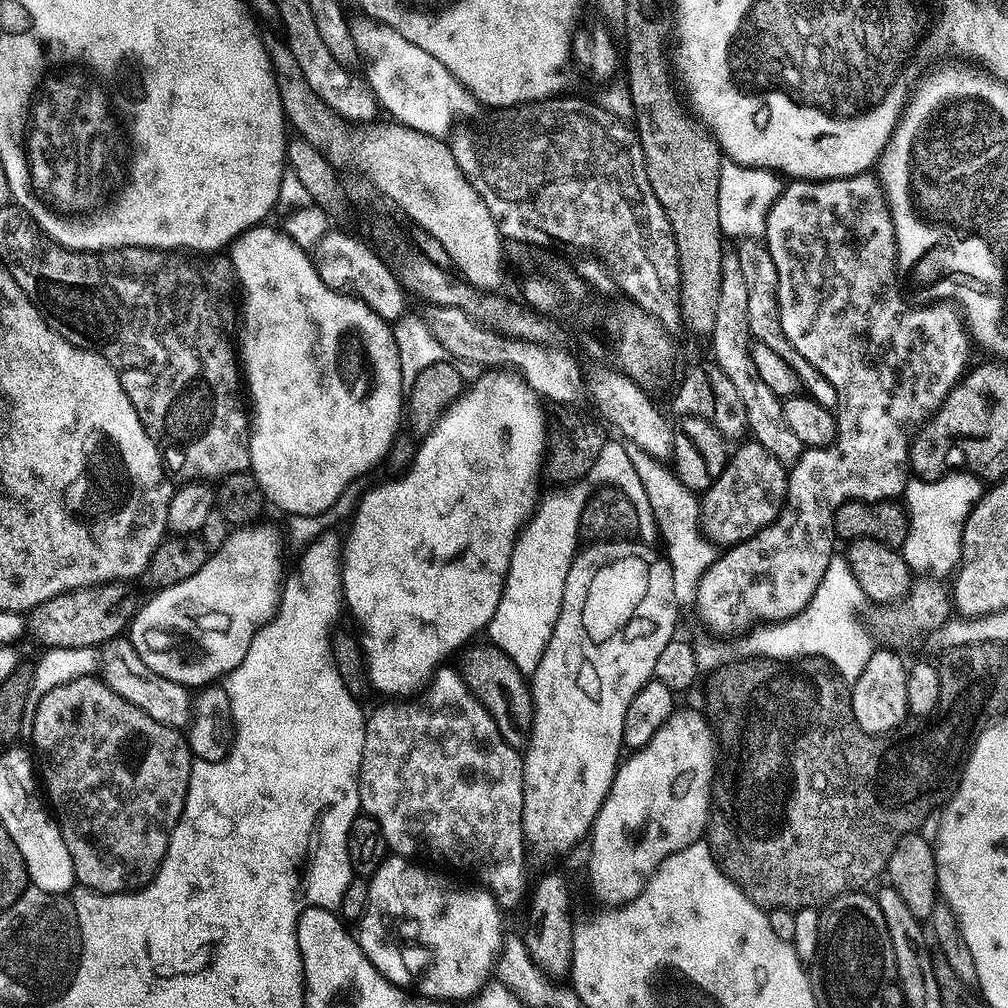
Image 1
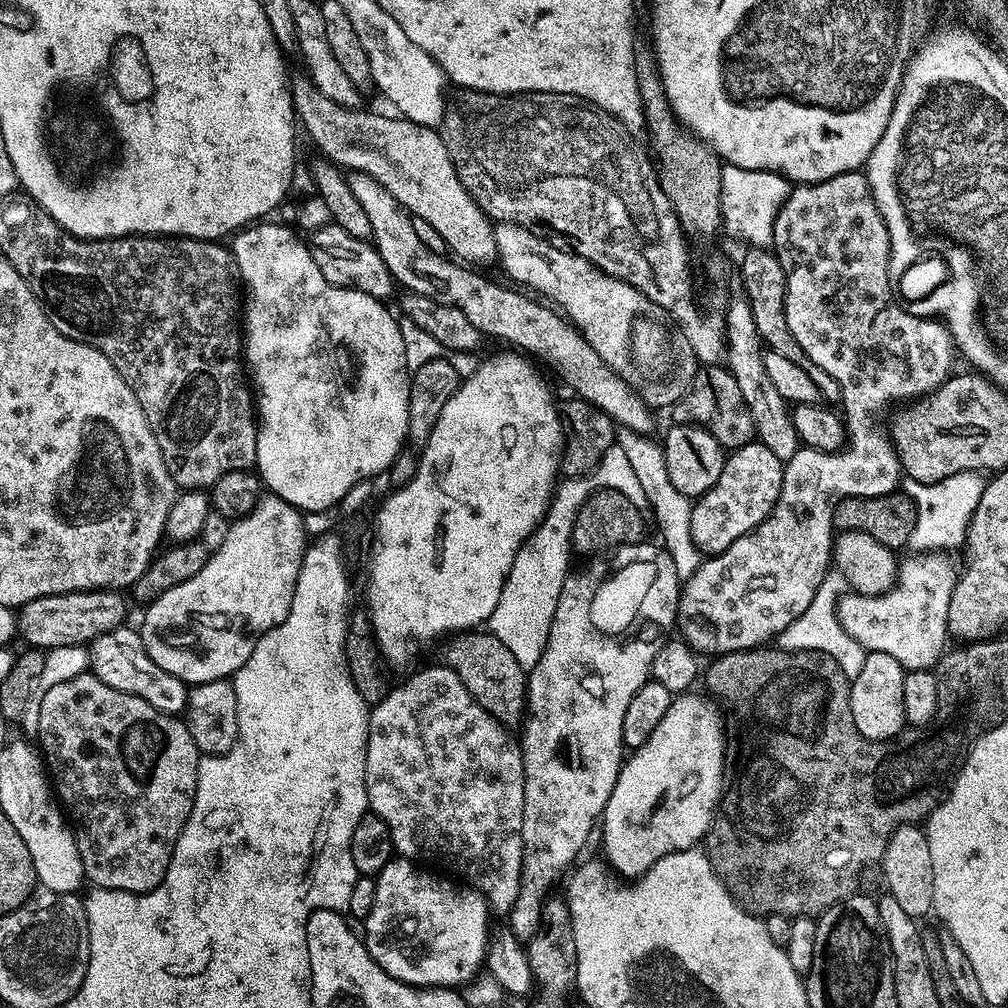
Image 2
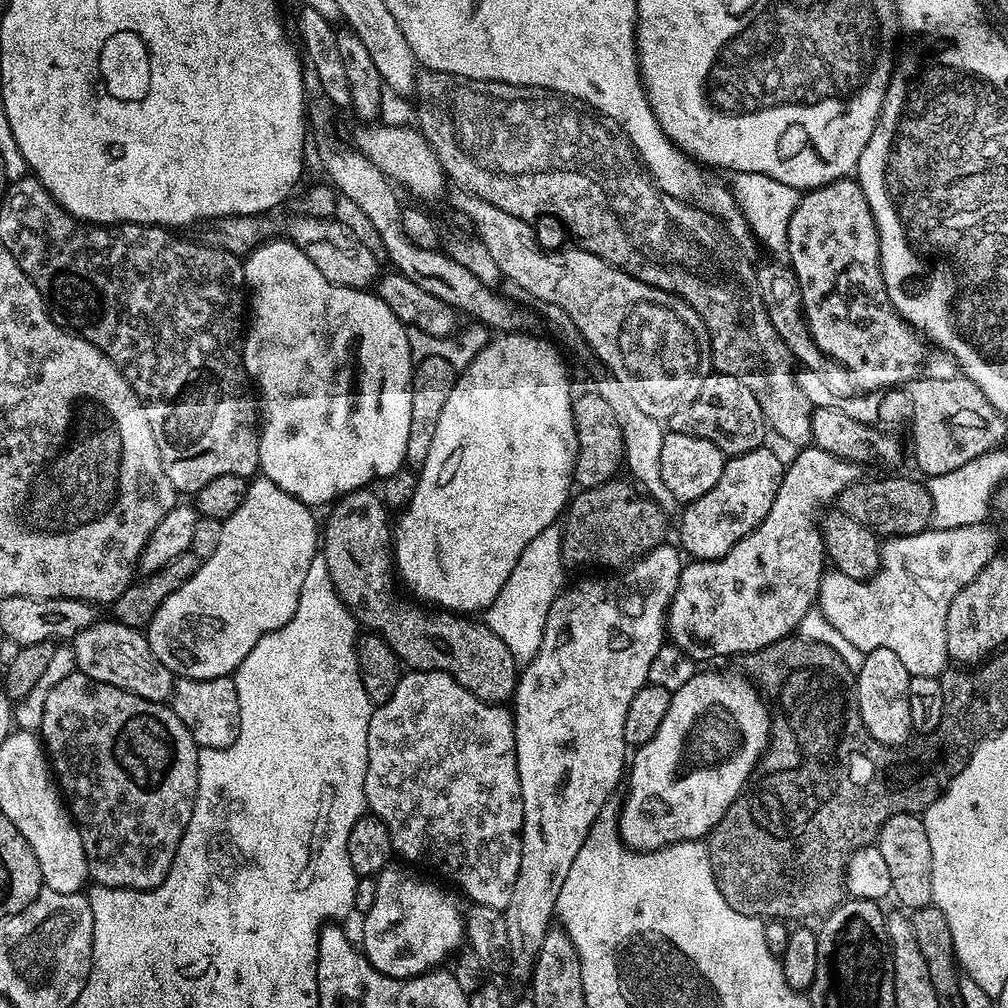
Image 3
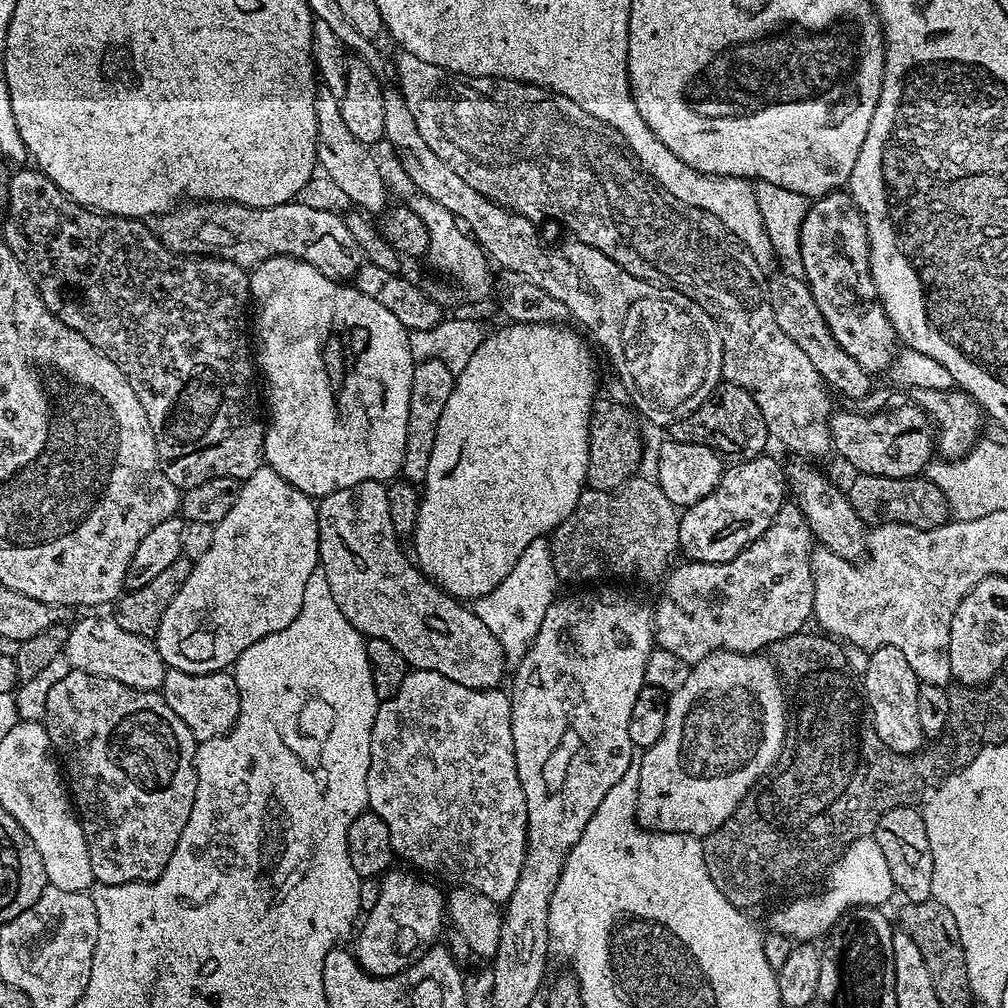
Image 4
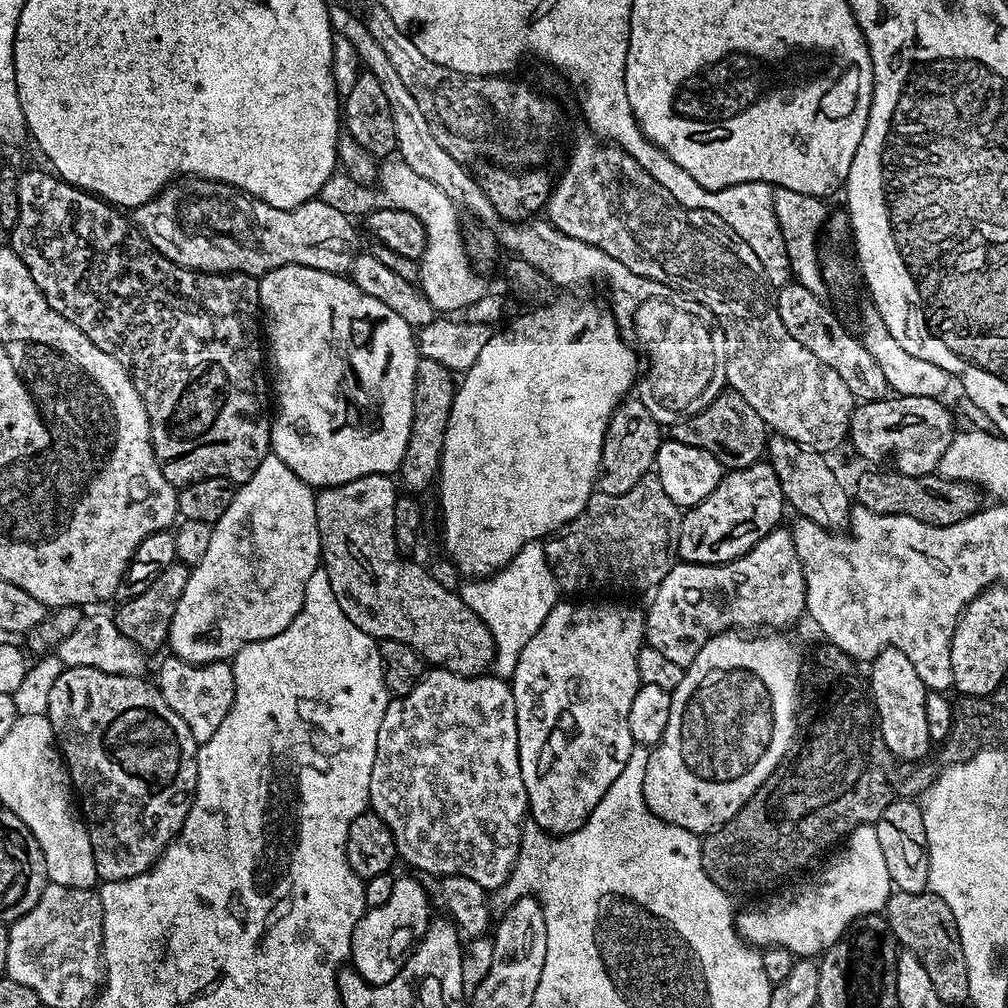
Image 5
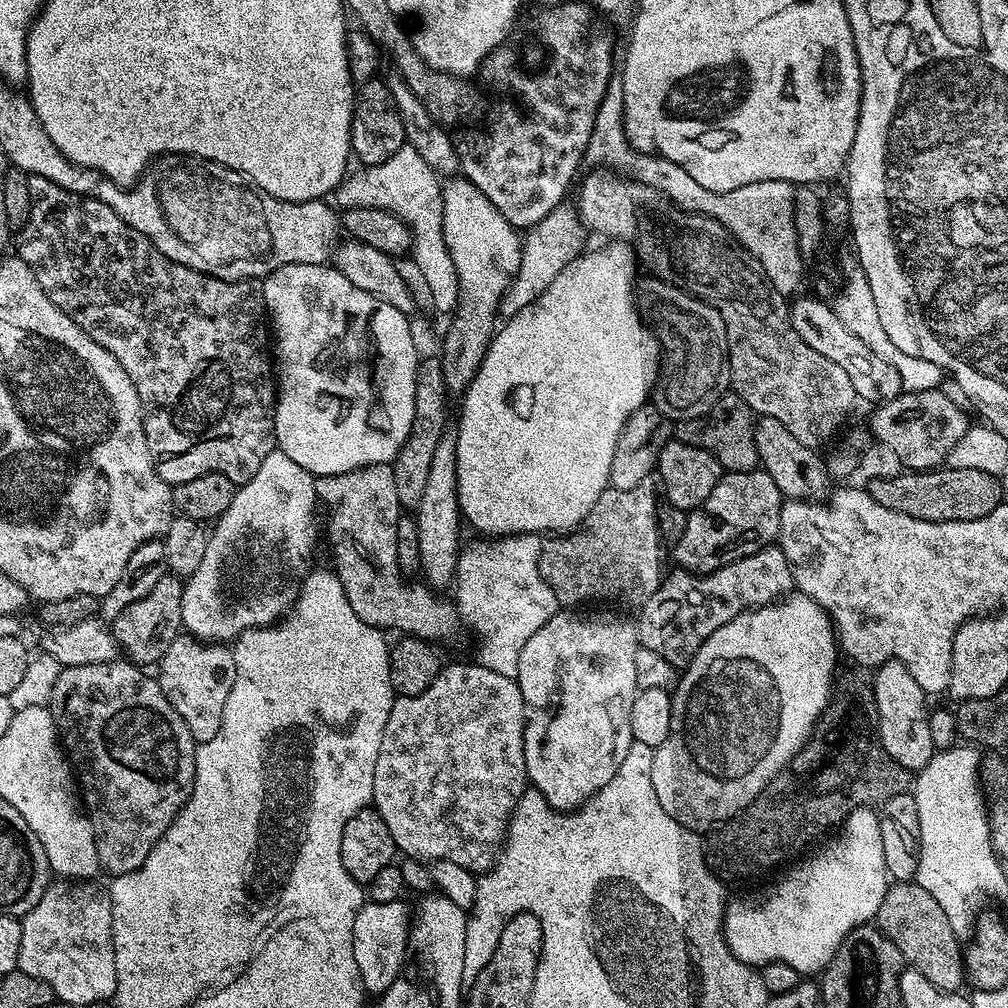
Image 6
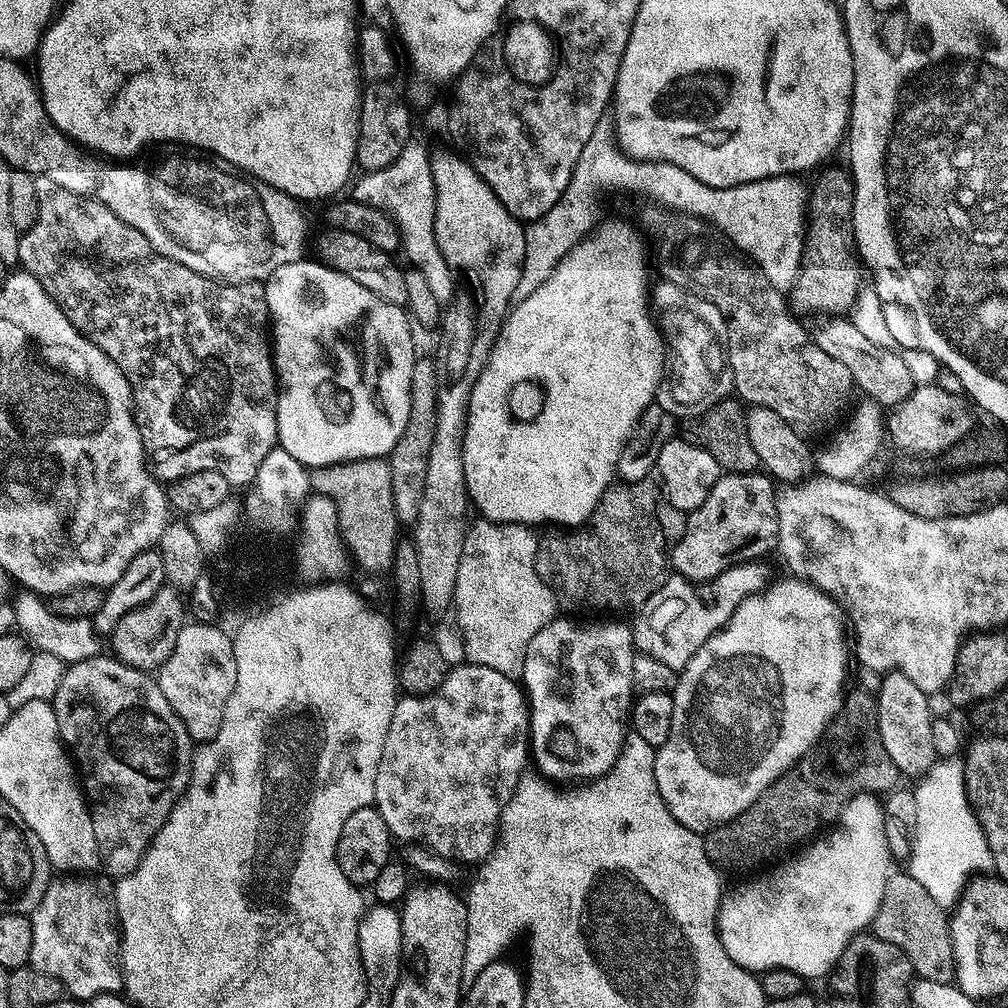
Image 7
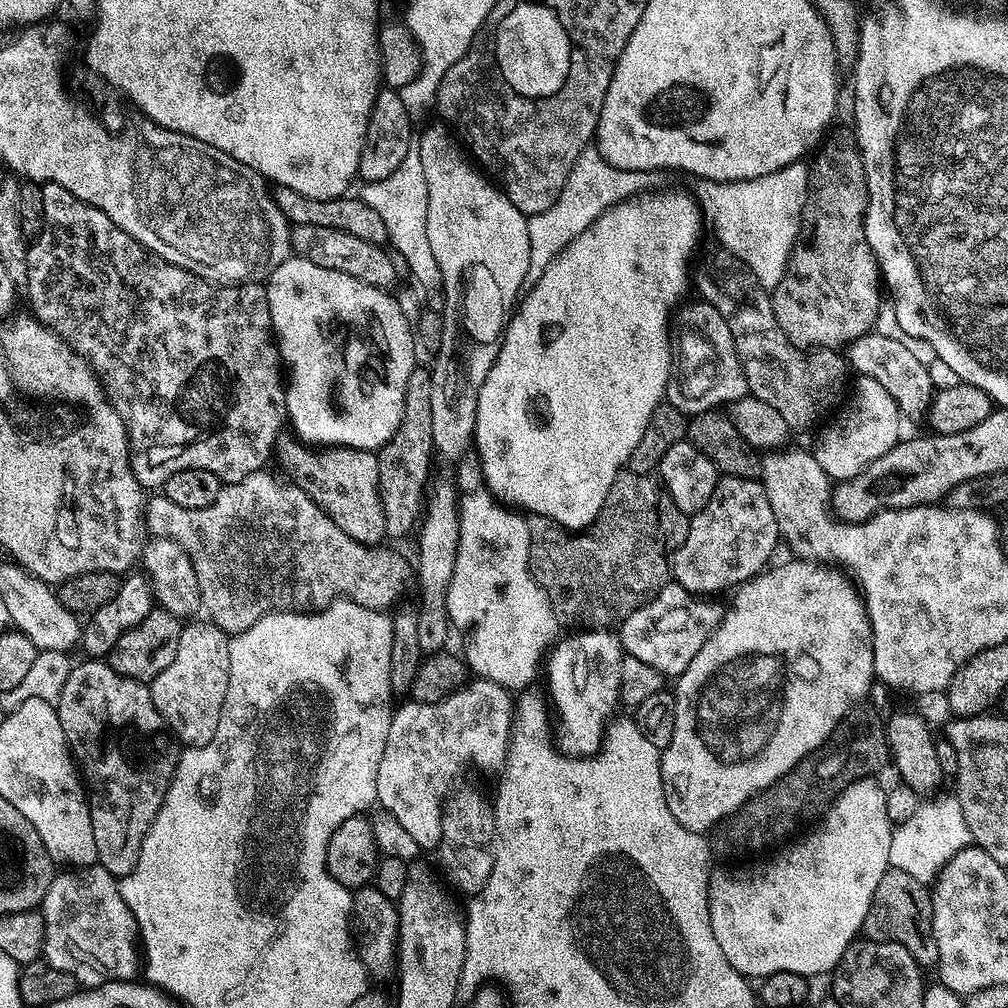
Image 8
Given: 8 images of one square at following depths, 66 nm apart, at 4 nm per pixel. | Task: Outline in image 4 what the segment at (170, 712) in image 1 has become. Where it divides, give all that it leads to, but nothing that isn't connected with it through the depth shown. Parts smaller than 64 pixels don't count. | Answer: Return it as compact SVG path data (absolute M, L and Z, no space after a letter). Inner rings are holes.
M88 614L78 624L78 634L69 633L63 655L73 671L94 674L96 677L113 678L132 689L159 691L164 684L167 665L155 645L145 637L129 634L118 626L113 617L96 617Z

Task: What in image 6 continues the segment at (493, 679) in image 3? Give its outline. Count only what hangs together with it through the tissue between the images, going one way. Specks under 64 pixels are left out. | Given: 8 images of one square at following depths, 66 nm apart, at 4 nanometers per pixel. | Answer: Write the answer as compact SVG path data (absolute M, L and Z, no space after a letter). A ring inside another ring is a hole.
M375 464L325 476L318 488L318 500L321 505L328 504L328 536L332 539L332 552L336 555L334 571L354 614L358 614L362 622L375 628L397 628L400 634L416 636L427 642L450 639L455 634L456 627L459 629L462 624L455 603L451 599L443 600L440 597L442 595L437 594L424 582L404 584L405 577L400 573L395 558L395 542L402 509L398 486L394 486L394 470L391 464Z

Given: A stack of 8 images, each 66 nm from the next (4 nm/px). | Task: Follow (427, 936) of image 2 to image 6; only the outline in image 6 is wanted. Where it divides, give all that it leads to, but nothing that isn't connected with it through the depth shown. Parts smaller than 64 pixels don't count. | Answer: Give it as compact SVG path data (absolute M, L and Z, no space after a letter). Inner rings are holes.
M403 899L394 902L365 903L354 918L354 962L358 962L364 991L379 994L392 985L408 955L410 908Z

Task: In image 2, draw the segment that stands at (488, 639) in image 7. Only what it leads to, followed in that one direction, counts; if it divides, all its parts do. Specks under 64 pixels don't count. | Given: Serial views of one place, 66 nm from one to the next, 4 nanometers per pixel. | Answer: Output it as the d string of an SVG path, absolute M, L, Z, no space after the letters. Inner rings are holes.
M599 475L574 476L559 481L552 501L548 503L546 514L540 525L524 539L524 545L514 558L514 566L510 566L510 574L505 578L502 595L498 597L498 606L494 606L494 614L486 622L487 631L514 654L518 666L530 670L542 658L546 638L550 638L550 626L554 618L554 610L558 610L558 598L562 594L562 586L570 575L568 559L574 556L572 531L578 518L578 510L592 493L602 486Z

